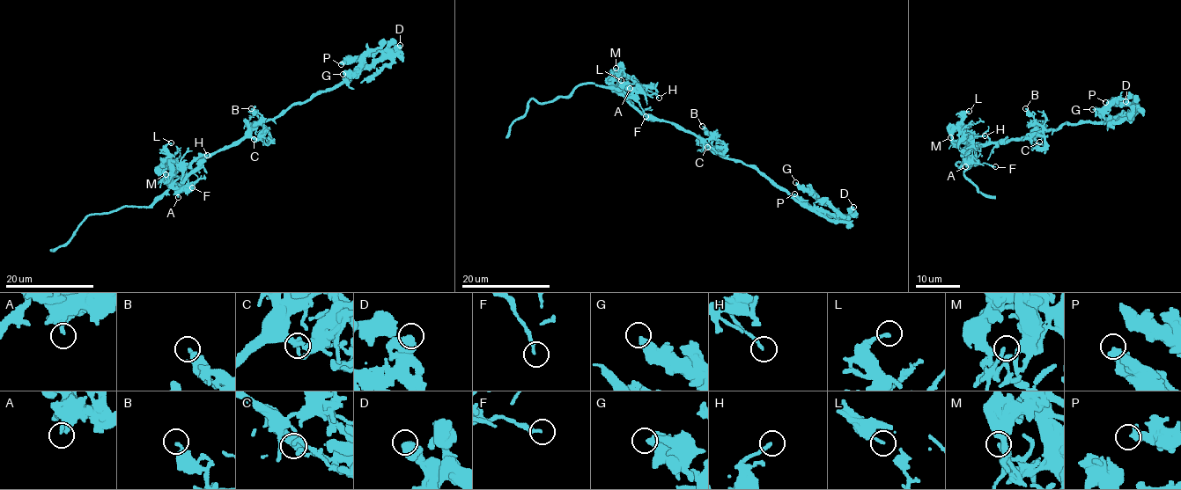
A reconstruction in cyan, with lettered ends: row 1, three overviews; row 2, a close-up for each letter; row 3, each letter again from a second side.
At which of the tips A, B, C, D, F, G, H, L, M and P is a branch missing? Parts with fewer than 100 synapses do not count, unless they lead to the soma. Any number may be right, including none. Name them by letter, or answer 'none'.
none

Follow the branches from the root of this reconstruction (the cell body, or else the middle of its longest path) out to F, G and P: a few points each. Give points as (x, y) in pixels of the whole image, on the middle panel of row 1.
F: (693, 135), (668, 122), (647, 119), (623, 94), (633, 97), (645, 116)
G: (693, 135), (721, 156), (753, 165), (797, 200), (817, 207), (830, 216), (840, 218), (834, 209), (795, 182)
P: (693, 135), (721, 156), (753, 165), (797, 200), (817, 207), (827, 215), (814, 211), (794, 193)

